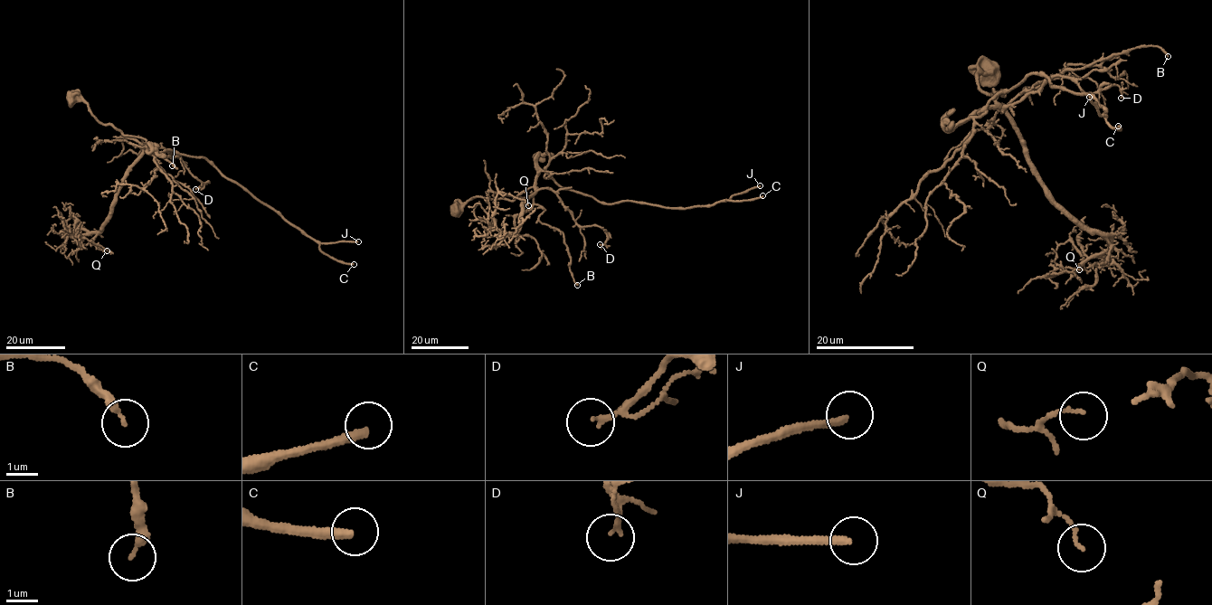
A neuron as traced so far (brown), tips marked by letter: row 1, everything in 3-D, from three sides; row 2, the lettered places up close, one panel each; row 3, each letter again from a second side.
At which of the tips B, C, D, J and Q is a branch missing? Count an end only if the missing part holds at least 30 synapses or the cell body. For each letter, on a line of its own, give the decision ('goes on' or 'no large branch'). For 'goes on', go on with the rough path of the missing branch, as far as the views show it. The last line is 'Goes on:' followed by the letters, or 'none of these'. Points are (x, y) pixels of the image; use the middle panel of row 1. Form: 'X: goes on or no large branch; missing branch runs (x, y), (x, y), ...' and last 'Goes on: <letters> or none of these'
B: no large branch
C: goes on; missing branch runs (762, 195), (790, 191), (783, 178), (792, 179), (792, 164), (797, 159)
D: no large branch
J: goes on; missing branch runs (760, 185), (772, 174), (762, 168), (762, 161), (768, 137), (790, 132), (793, 118)
Q: no large branch
Goes on: C, J

